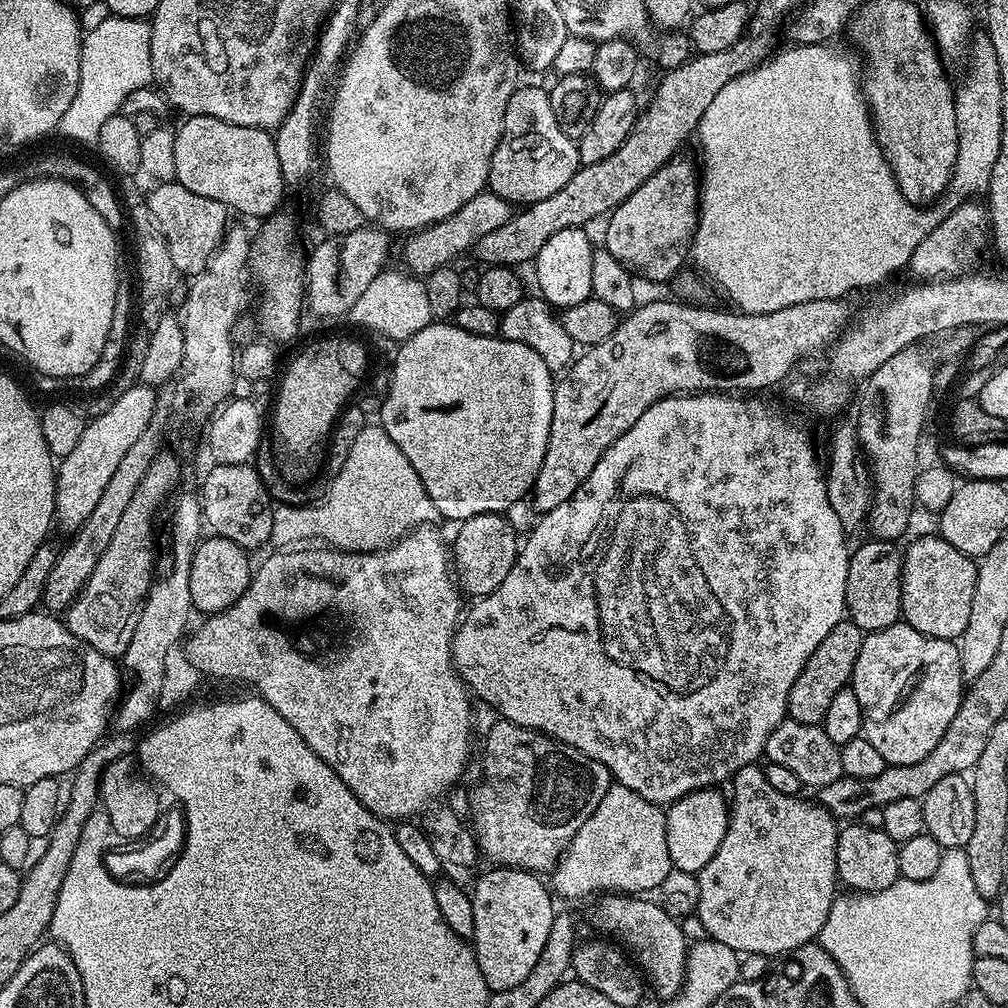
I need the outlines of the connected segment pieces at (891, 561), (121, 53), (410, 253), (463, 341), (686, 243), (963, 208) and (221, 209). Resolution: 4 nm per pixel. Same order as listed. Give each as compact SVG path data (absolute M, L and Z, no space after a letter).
M868 538L860 549L853 551L848 557L848 573L846 574L846 602L844 610L847 619L854 622L865 634L886 630L886 626L894 626L902 616L900 603L902 602L902 566L904 554L899 543L891 540L877 540Z
M111 14L105 17L89 32L83 33L77 93L58 127L59 134L66 139L88 146L95 145L106 118L123 109L126 97L134 90L149 87L154 80L150 58L151 23L144 18L122 18Z
M491 190L474 194L474 198L470 198L466 206L458 206L458 210L450 214L450 218L442 218L429 228L421 228L405 239L408 241L405 242L404 249L400 252L401 258L404 259L403 267L420 278L428 276L439 268L447 268L453 263L452 259L455 256L462 255L467 248L468 251L473 249L477 242L486 238L486 234L499 230L513 214L513 205L509 204L506 198L494 194Z
M433 322L427 324L418 334L403 341L396 352L396 361L392 364L392 381L388 384L388 397L380 408L379 423L385 434L406 454L410 466L422 478L422 486L426 494L430 494L430 502L434 502L437 513L448 520L463 522L474 518L478 514L504 514L512 508L520 499L527 497L536 485L538 470L542 466L542 458L546 458L546 446L550 438L550 422L554 418L554 372L547 368L542 360L530 348L522 342L508 341L502 335L479 336L478 334L466 334L454 322Z
M673 158L664 164L626 202L613 208L607 217L603 247L618 258L618 262L633 277L653 280L660 284L668 280L689 255L696 223L700 217L700 177L697 165L688 160Z
M965 202L960 204L956 210L936 230L930 232L921 241L916 241L914 247L911 249L912 263L910 265L910 272L913 272L913 277L919 278L921 281L927 282L930 280L942 280L951 278L953 276L965 275L976 264L976 259L980 256L980 250L986 244L986 237L990 232L990 217L988 215L987 207L980 202Z
M160 182L153 188L156 189L146 197L148 216L166 238L177 273L185 278L196 276L223 242L230 227L230 209L222 202L214 202L214 198L202 198L202 194L194 194L175 182Z

